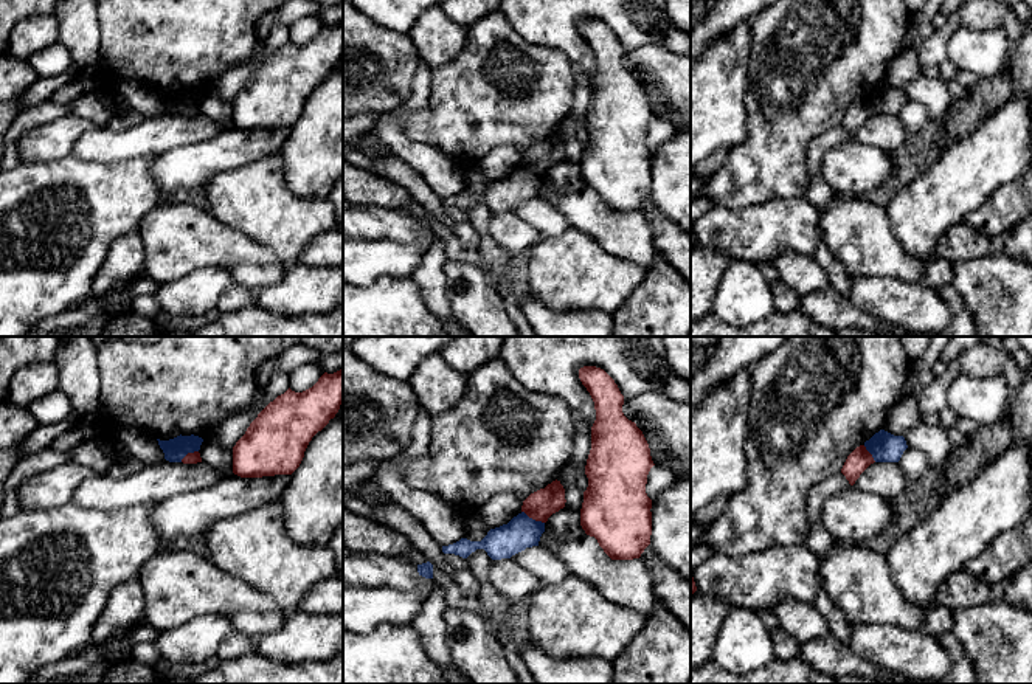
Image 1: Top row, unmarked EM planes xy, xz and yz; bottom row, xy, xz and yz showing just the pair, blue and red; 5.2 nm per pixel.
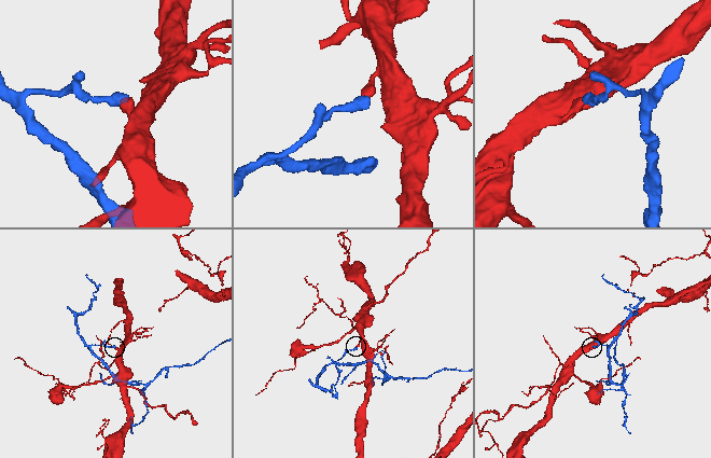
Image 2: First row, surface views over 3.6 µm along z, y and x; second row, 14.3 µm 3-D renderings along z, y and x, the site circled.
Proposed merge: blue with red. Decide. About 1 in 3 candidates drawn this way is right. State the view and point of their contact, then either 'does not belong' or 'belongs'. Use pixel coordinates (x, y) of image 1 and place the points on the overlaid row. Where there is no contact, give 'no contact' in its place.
xz (531, 518) | does not belong

